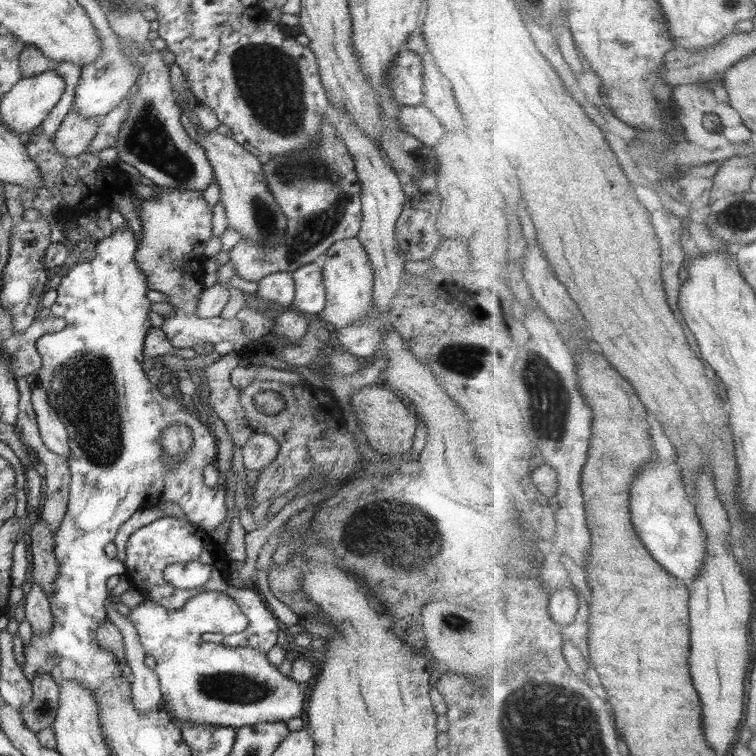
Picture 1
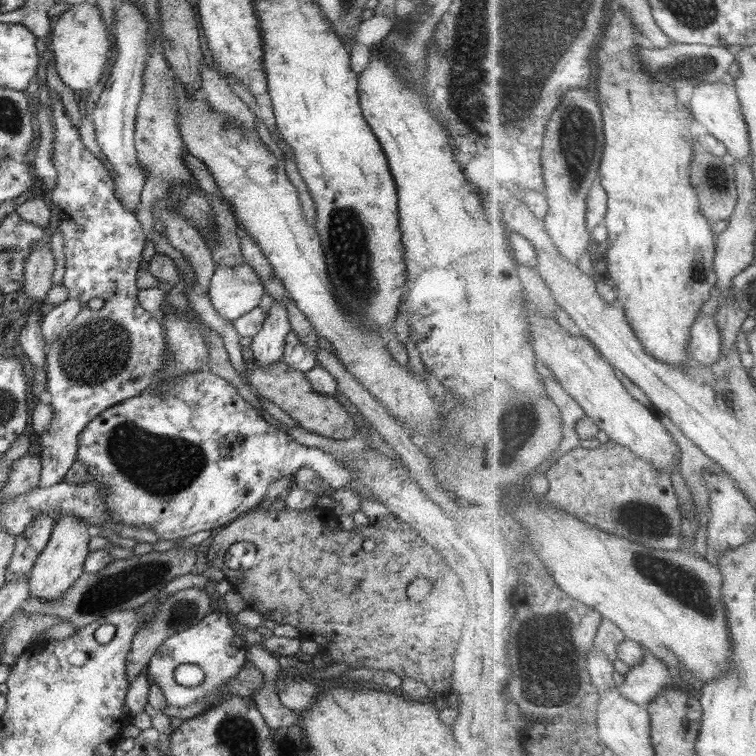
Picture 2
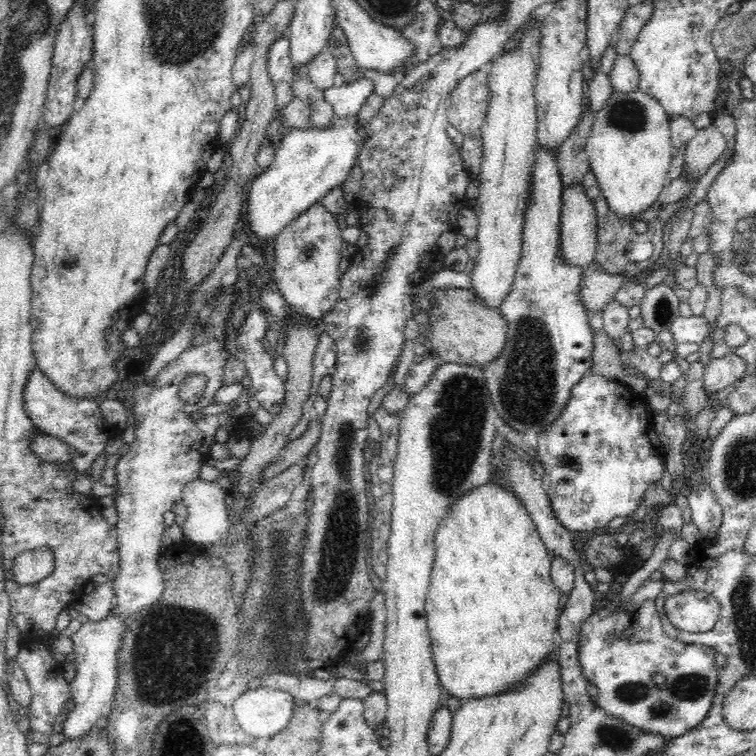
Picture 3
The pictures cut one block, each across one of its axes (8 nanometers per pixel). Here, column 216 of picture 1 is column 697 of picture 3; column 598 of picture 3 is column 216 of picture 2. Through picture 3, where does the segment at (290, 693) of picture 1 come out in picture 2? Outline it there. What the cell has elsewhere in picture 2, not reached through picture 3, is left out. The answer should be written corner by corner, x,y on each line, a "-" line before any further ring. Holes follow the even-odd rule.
212,609
200,622
182,632
172,634
157,648
147,664
147,669
150,680
162,689
168,707
186,708
190,704
206,702
207,708
205,710
208,710
222,705
234,697
234,694
228,692
224,687
232,677
235,677
244,668
249,644
237,636
230,623
226,613
-
180,664
200,666
204,673
204,682
194,688
180,686
178,682
174,681
174,669

